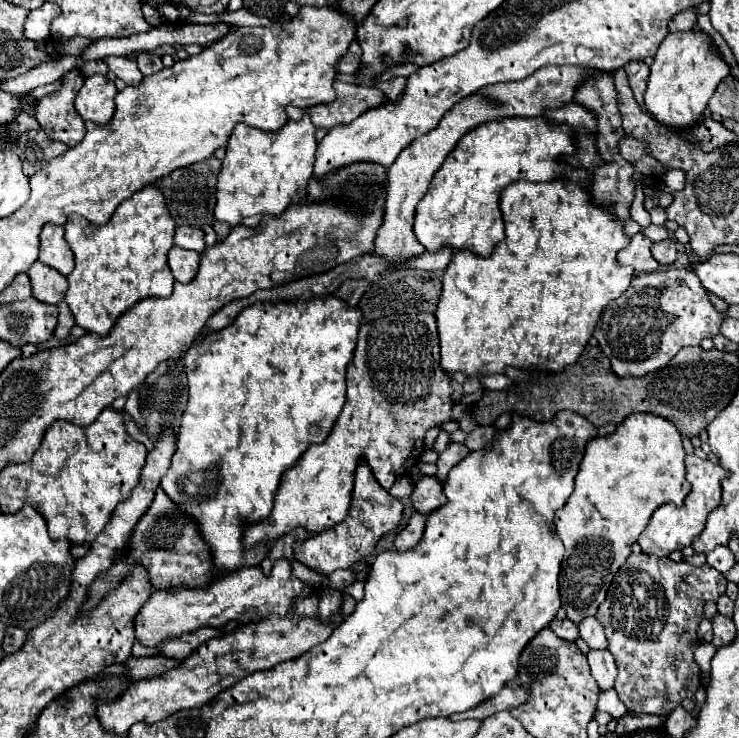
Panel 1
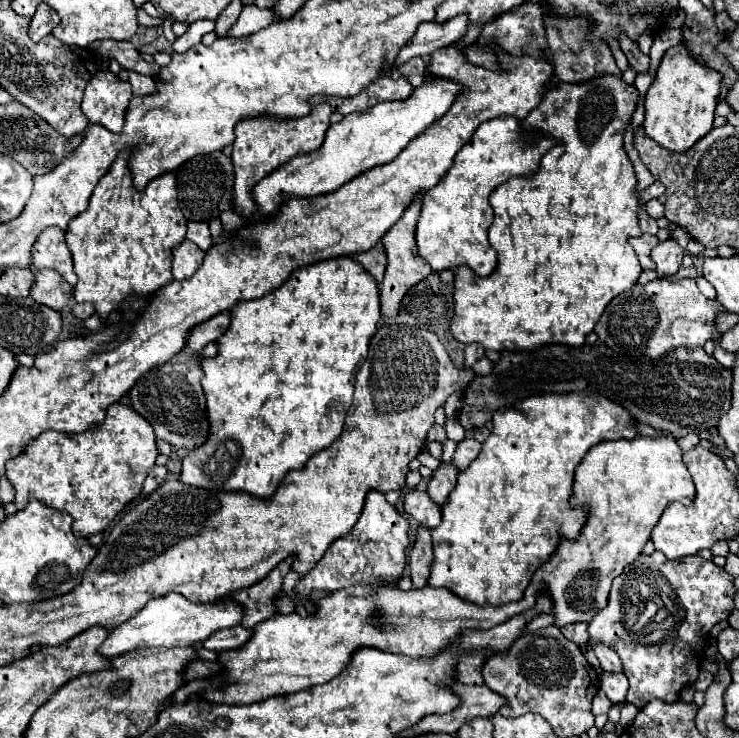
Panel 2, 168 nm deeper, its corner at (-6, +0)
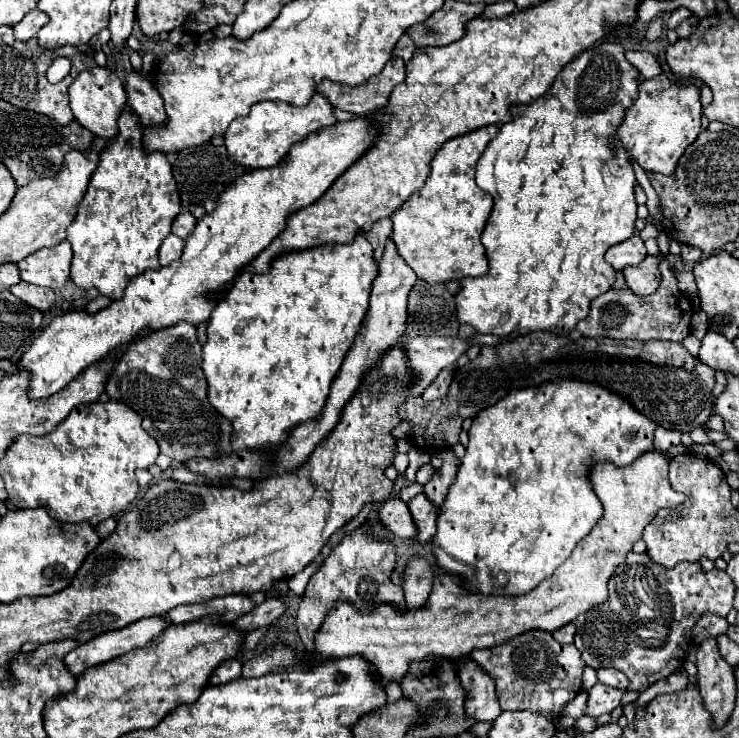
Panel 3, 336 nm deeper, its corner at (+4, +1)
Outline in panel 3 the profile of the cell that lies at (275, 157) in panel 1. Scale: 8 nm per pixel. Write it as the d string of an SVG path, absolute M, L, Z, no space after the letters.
M318 93L312 95L310 103L300 109L292 105L284 105L282 101L260 101L258 105L250 107L250 113L246 117L236 117L232 121L232 125L224 135L226 151L228 151L228 157L240 167L246 167L246 169L274 167L284 159L292 143L302 141L310 133L332 123L336 123L332 115L332 105L328 103L326 97Z

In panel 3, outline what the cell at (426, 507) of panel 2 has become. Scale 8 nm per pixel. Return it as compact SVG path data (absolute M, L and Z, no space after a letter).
M390 497L380 507L380 519L398 537L416 537L418 535L416 533L418 527L412 521L412 513L408 509L408 503L404 503L400 497Z

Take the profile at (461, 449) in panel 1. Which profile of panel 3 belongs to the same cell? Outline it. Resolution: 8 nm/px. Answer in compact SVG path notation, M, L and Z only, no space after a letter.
M420 493L416 495L410 503L408 503L410 511L412 511L412 517L416 519L416 525L418 525L418 541L422 543L428 543L432 539L432 535L436 533L436 517L438 517L438 507L432 505L432 501Z

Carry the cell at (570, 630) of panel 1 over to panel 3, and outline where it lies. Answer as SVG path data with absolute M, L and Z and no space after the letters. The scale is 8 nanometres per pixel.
M568 623L568 625L560 627L560 629L558 629L556 633L552 633L552 635L554 635L554 639L560 641L560 643L572 643L572 641L574 641L574 633L576 633L576 625L574 625L574 623Z

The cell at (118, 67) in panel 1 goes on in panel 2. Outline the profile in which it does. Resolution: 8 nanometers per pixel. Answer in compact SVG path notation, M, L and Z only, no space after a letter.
M128 72L128 82L132 84L132 92L136 96L152 94L156 90L156 82L154 82L152 76L142 76L138 72Z

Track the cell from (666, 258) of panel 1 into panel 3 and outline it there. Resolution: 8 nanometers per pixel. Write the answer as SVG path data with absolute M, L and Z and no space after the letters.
M648 255L638 267L624 269L626 285L632 287L632 291L640 293L640 295L654 293L660 285L660 271L658 271L660 261L662 259L656 257L656 255Z

